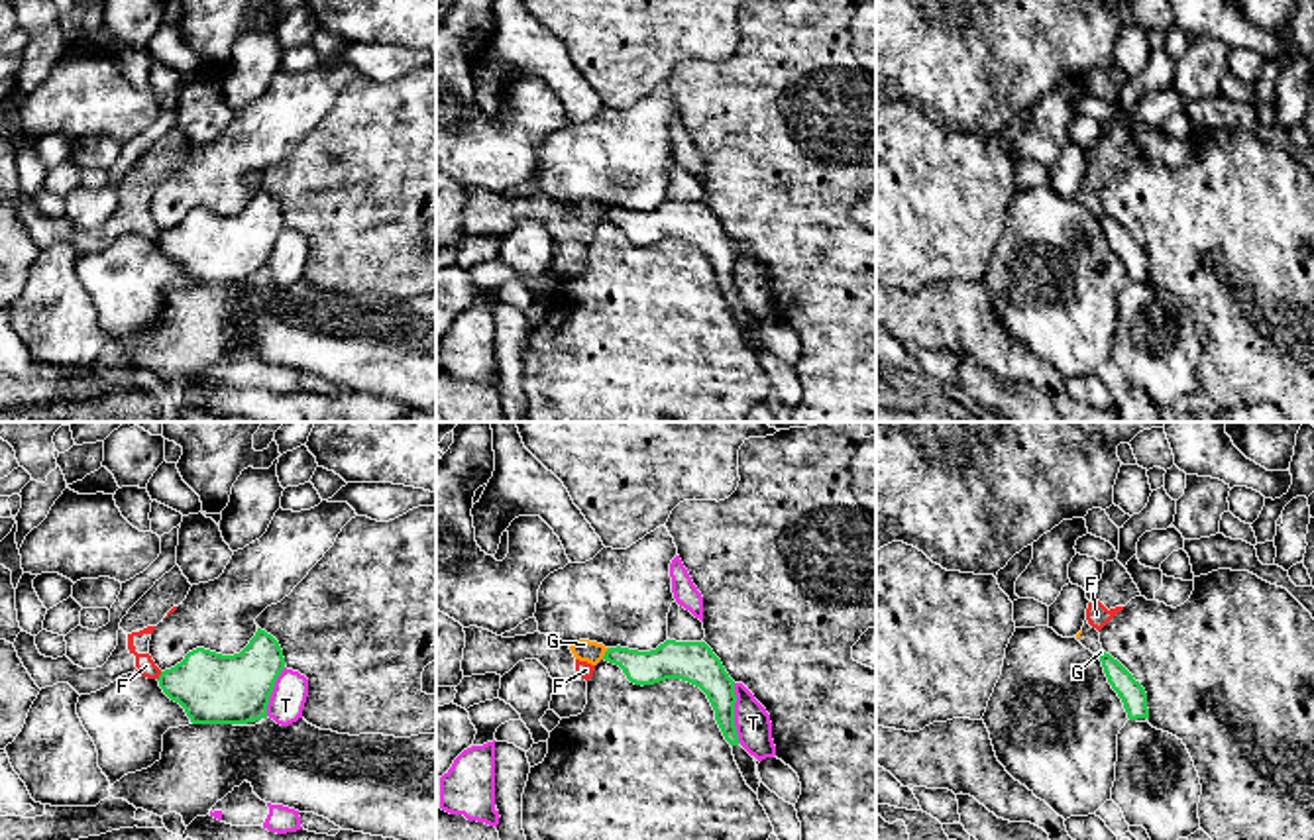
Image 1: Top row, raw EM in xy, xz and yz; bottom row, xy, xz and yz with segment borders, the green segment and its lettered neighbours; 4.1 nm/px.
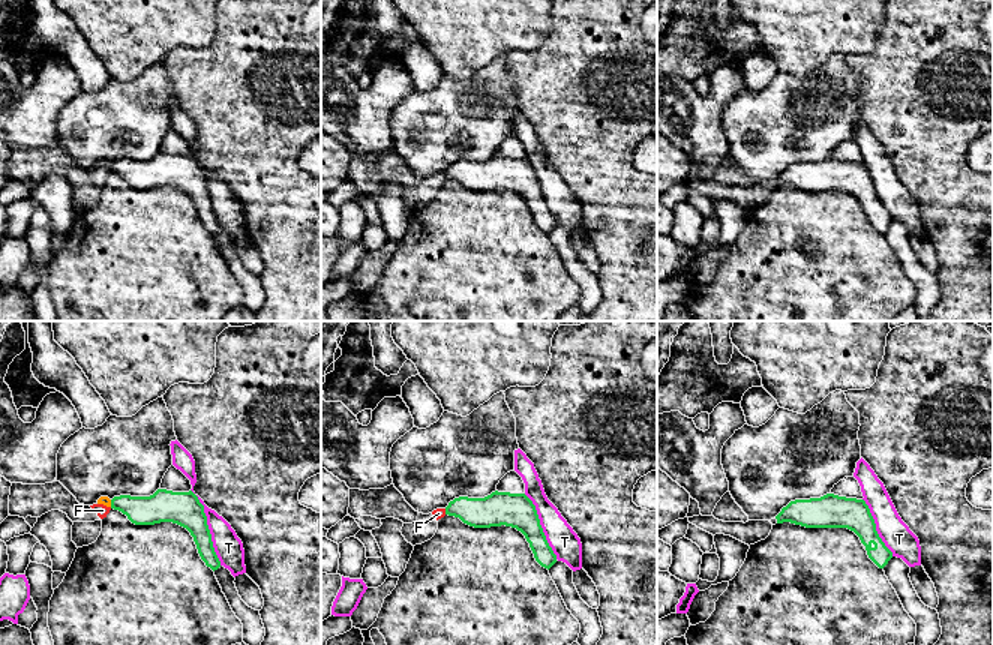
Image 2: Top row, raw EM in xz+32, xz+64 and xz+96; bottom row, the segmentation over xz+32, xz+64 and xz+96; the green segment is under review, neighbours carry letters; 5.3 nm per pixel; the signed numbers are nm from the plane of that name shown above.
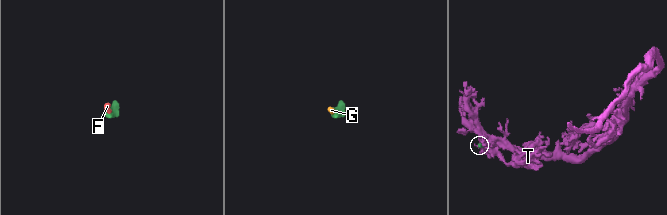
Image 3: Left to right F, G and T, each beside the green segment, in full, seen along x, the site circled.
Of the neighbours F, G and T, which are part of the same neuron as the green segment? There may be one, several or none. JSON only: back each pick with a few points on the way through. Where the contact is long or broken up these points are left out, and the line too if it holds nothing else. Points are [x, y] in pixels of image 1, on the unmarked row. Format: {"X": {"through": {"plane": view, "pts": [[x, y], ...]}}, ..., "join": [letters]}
{"join": []}

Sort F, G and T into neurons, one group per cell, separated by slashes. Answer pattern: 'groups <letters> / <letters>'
groups F G / T

